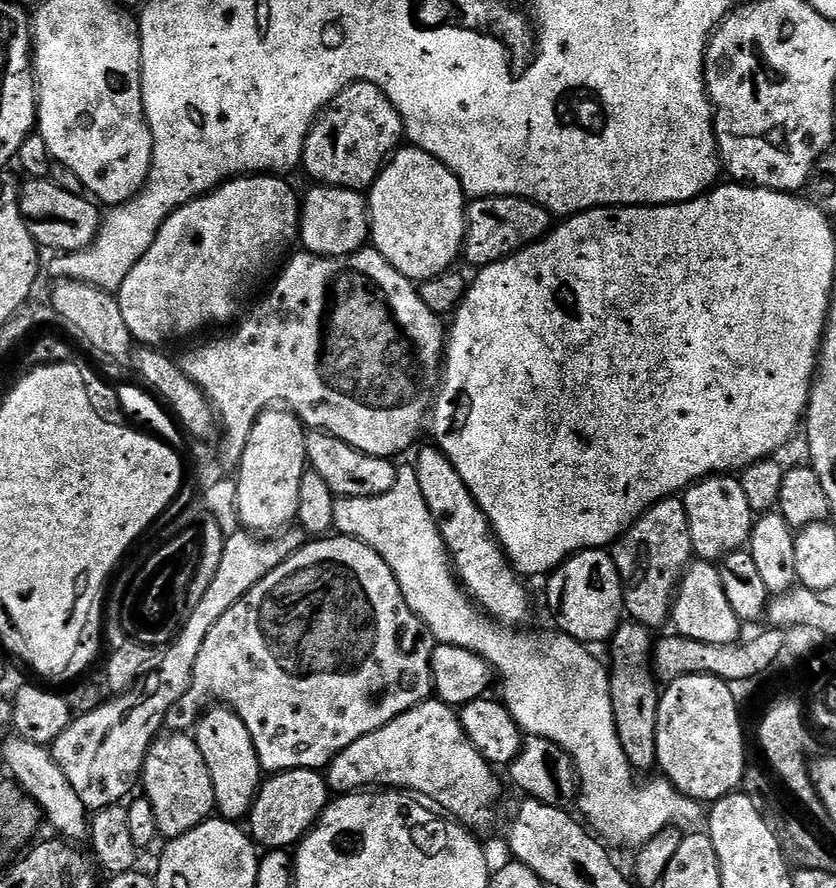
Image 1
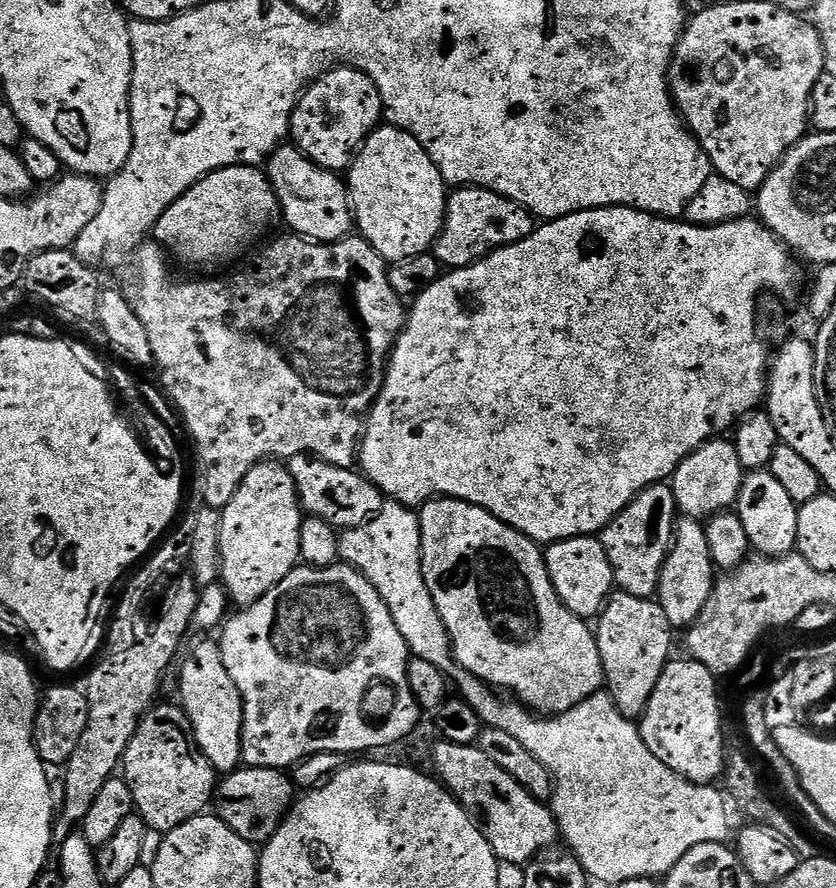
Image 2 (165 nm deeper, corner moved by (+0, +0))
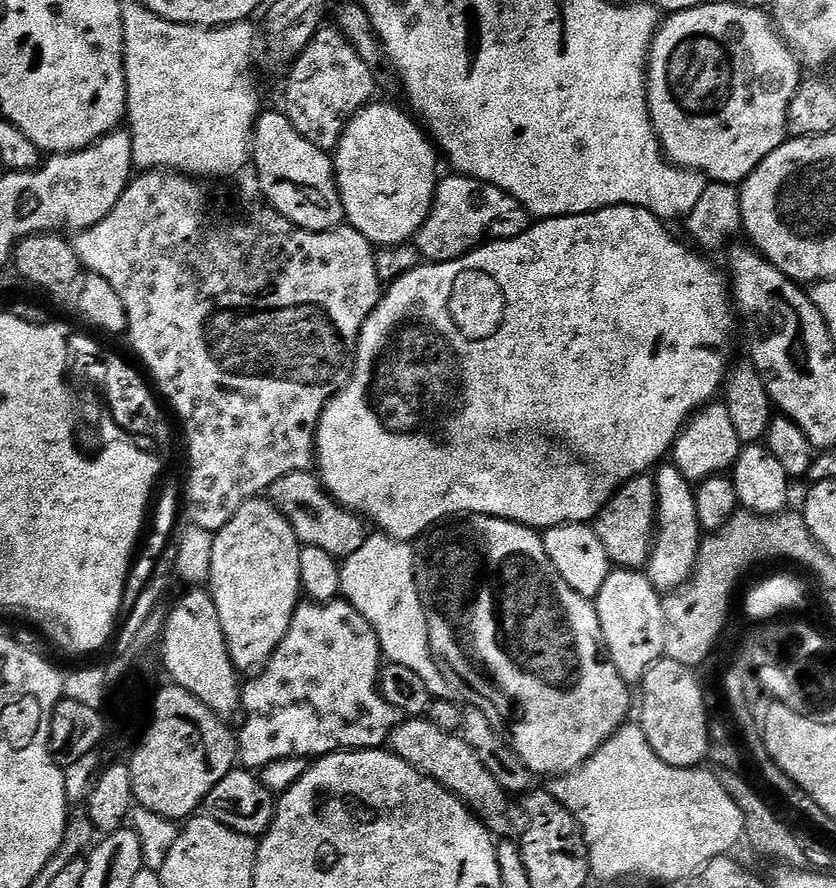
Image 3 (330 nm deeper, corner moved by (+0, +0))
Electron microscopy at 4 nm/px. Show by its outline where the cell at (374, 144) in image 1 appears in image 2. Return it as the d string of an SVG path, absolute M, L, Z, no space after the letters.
M332 66L323 74L317 76L301 92L299 100L296 101L296 109L292 111L290 136L295 147L299 148L308 159L320 168L326 168L328 171L337 174L344 174L352 167L357 152L364 147L371 132L375 132L377 128L381 127L385 116L382 94L378 90L374 78L370 78L357 68Z

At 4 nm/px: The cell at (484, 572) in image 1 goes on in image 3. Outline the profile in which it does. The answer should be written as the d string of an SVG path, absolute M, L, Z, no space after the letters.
M461 514L455 518L445 519L442 526L429 528L423 536L415 541L414 563L418 594L424 607L424 613L428 615L428 637L433 658L445 673L451 674L461 685L469 684L476 691L475 707L483 710L491 724L503 729L508 743L522 758L522 762L527 766L529 772L563 774L577 767L605 737L615 732L621 724L629 719L628 707L631 704L633 707L634 704L633 697L632 700L628 697L630 684L629 681L621 678L604 650L602 626L598 622L595 603L587 600L582 594L570 590L570 586L566 586L566 582L562 582L558 570L554 570L554 566L546 554L544 537L537 529L528 528L525 524L516 524L513 520L503 520L497 516Z

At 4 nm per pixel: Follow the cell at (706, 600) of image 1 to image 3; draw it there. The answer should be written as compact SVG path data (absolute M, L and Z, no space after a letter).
M671 462L657 467L654 479L656 482L654 539L646 565L646 575L657 592L667 594L674 588L681 588L696 569L696 556L700 553L702 529L698 522L693 481L687 480Z

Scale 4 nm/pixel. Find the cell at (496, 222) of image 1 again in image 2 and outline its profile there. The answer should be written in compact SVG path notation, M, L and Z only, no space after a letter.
M460 186L448 197L448 209L444 212L444 229L440 231L440 236L435 242L434 255L439 258L445 269L468 268L492 252L497 252L499 248L505 248L506 245L514 242L522 242L529 234L536 231L537 227L537 217L533 216L526 206L497 192L491 192L489 188Z

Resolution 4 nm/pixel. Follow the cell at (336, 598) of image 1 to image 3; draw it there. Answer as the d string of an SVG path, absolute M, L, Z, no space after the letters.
M335 598L323 602L300 602L296 605L295 612L292 613L292 621L289 622L288 629L284 637L280 639L280 644L272 651L272 656L268 658L262 667L255 673L252 681L245 683L242 688L242 717L244 725L238 728L238 760L245 769L258 770L271 760L290 760L293 758L319 758L328 755L330 752L341 750L355 750L357 748L380 748L387 741L388 735L398 723L398 713L390 702L380 692L378 679L382 667L382 653L380 643L366 618L354 610L348 601L343 598Z

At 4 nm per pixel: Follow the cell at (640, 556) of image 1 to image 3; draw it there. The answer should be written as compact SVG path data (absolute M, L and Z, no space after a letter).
M651 475L635 476L612 495L611 500L596 515L594 527L606 554L618 568L643 569L647 565L654 539L656 482Z

